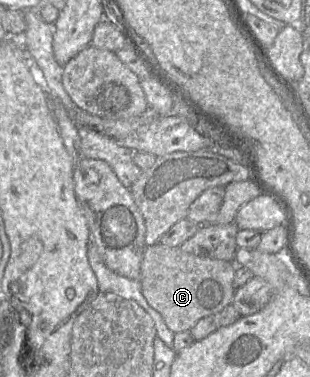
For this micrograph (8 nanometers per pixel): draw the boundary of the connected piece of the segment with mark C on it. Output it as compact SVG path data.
M155 244L146 247L139 282L147 303L156 310L174 334L189 331L199 320L232 304L235 264L184 252L179 247Z

